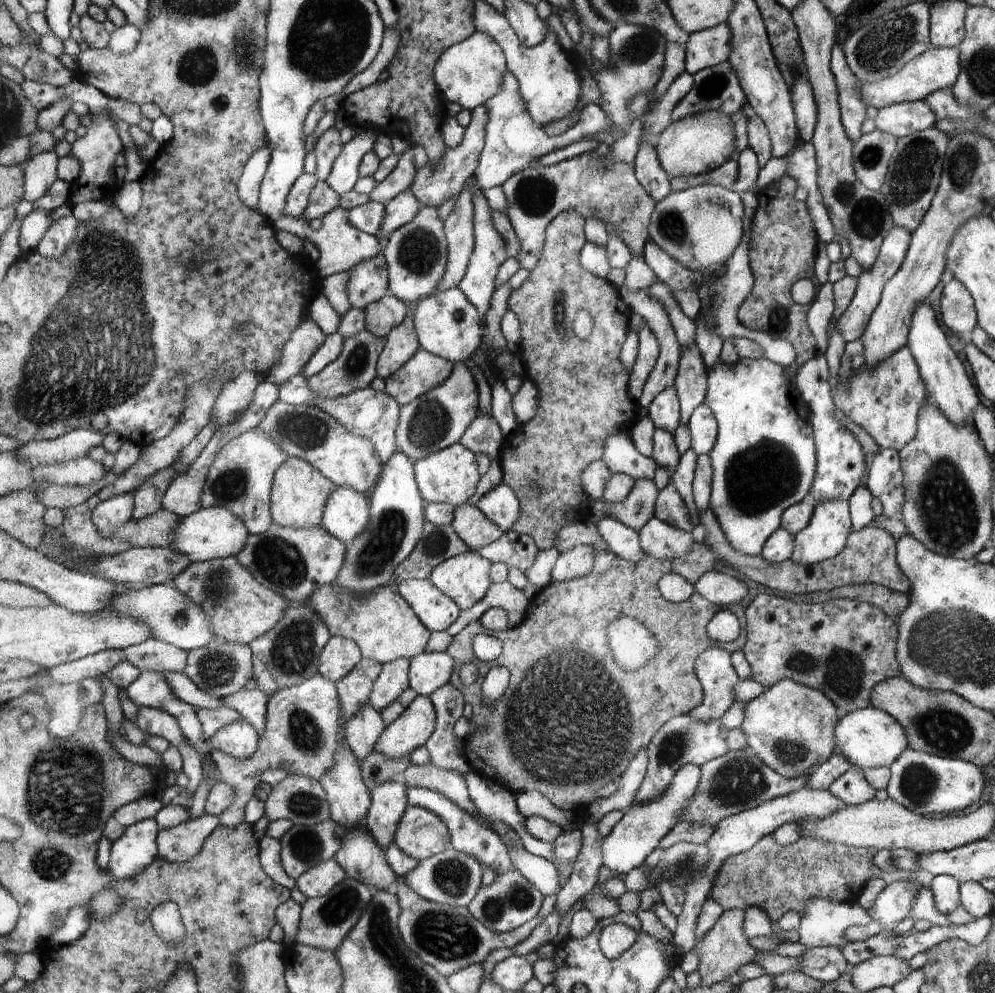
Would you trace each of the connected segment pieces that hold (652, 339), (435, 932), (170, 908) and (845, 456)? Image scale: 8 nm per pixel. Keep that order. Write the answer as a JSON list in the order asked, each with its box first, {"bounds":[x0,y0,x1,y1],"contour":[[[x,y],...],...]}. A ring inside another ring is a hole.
[{"bounds":[629,323,661,402],"contour":[[[647,323],[639,332],[639,342],[637,362],[635,362],[633,374],[630,374],[629,387],[630,396],[636,402],[643,394],[647,379],[651,376],[651,372],[653,372],[659,360],[661,350],[657,336],[651,332],[651,328],[647,326]]]},{"bounds":[386,843,544,977],"contour":[[[395,843],[387,848],[386,857],[387,862],[389,862],[391,868],[394,869],[395,874],[399,877],[394,887],[394,893],[399,898],[399,904],[401,904],[402,908],[398,926],[405,944],[421,960],[435,967],[447,977],[474,964],[481,964],[487,954],[491,954],[497,948],[516,948],[517,945],[527,940],[529,935],[533,934],[533,931],[544,921],[541,916],[537,916],[537,918],[535,917],[511,932],[495,934],[493,930],[489,930],[481,921],[477,920],[469,912],[468,907],[452,907],[437,904],[425,900],[423,896],[413,892],[405,884],[403,876],[409,874],[411,870],[415,870],[421,860],[407,856]]]},{"bounds":[151,902,185,944],"contour":[[[175,902],[160,904],[151,914],[151,922],[157,936],[167,944],[179,944],[185,938],[185,924],[179,906]]]},{"bounds":[793,355,866,502],"contour":[[[821,355],[801,364],[793,378],[796,392],[809,412],[807,416],[815,446],[815,476],[813,476],[813,484],[811,484],[808,494],[808,499],[813,502],[837,499],[846,501],[860,485],[861,478],[863,478],[861,474],[866,465],[866,455],[863,454],[857,439],[833,416],[828,376],[828,366],[825,357]]]}]

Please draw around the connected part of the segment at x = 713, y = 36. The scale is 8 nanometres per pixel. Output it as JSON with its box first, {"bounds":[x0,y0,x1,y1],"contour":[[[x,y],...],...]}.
{"bounds":[686,23,730,76],"contour":[[[719,23],[691,33],[686,52],[686,72],[693,76],[703,68],[725,62],[730,56],[730,28]]]}

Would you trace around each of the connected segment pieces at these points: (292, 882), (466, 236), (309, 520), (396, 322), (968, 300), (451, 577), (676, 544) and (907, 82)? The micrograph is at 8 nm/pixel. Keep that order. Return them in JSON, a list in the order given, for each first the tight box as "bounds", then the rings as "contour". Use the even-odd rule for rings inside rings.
[{"bounds":[260,834,298,888],"contour":[[[266,834],[260,839],[260,861],[266,873],[277,884],[285,888],[297,888],[298,884],[294,878],[291,878],[283,868],[282,844],[279,839],[271,838]]]},{"bounds":[435,176,485,293],"contour":[[[471,176],[469,182],[463,186],[461,196],[458,196],[449,218],[444,220],[449,246],[449,264],[447,264],[445,276],[439,282],[435,293],[457,288],[467,274],[476,242],[473,220],[475,218],[475,204],[473,204],[475,196],[471,192],[471,186],[477,186],[481,192],[485,191],[479,186],[477,178]]]},{"bounds":[271,457,337,530],"contour":[[[289,457],[274,478],[271,495],[271,514],[274,522],[297,530],[322,526],[327,500],[337,487],[337,484],[323,476],[323,472],[319,472],[319,469],[307,460]]]},{"bounds":[365,294,409,344],"contour":[[[392,294],[384,296],[379,302],[371,303],[365,309],[365,330],[369,330],[386,344],[391,330],[401,326],[408,312],[409,306],[406,302]]]},{"bounds":[939,278,977,334],"contour":[[[955,278],[941,288],[939,318],[949,330],[957,334],[969,332],[977,324],[973,299]]]},{"bounds":[430,551,493,611],"contour":[[[475,551],[442,562],[431,573],[430,581],[450,596],[462,611],[481,602],[490,591],[493,563]]]},{"bounds":[640,516,693,560],"contour":[[[655,516],[640,530],[640,543],[644,556],[657,560],[675,560],[691,554],[693,540],[689,532],[675,528]]]},{"bounds":[859,47,959,109],"contour":[[[930,47],[925,52],[915,56],[901,66],[893,76],[883,78],[879,82],[861,82],[859,84],[859,96],[866,106],[880,109],[893,103],[910,103],[921,101],[925,96],[929,96],[935,90],[951,88],[959,74],[958,50],[956,47],[935,48]]]}]

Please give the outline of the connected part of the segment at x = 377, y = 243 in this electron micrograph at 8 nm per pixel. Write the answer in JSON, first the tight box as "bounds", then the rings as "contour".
{"bounds":[274,208,385,280],"contour":[[[345,208],[333,209],[329,214],[324,216],[323,226],[318,230],[303,222],[303,219],[294,220],[285,215],[281,216],[279,220],[275,220],[274,229],[276,231],[283,230],[303,238],[303,240],[311,242],[318,249],[320,256],[317,260],[319,274],[323,280],[335,274],[351,271],[359,262],[369,260],[379,256],[384,252],[385,241],[379,240],[376,236],[368,232],[359,230],[351,221],[349,211]]]}

